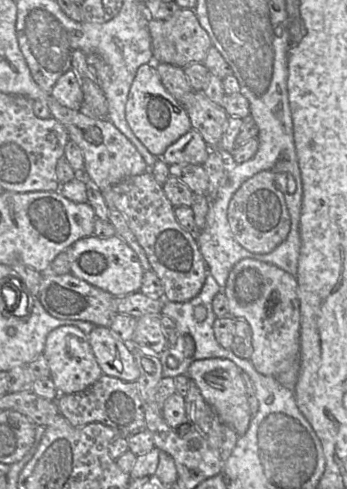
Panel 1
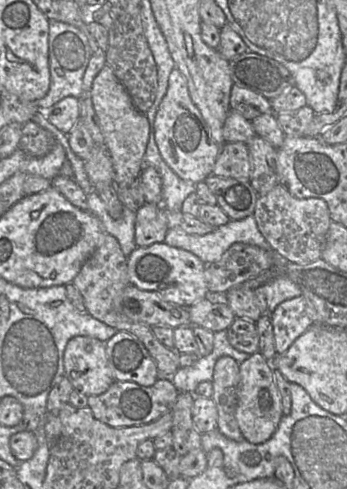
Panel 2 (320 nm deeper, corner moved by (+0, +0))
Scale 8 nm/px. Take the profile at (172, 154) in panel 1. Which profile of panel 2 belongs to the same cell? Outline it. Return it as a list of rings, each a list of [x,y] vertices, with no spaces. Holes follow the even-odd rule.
[[[225,142],[220,147],[213,174],[221,177],[249,180],[251,165],[246,144]]]

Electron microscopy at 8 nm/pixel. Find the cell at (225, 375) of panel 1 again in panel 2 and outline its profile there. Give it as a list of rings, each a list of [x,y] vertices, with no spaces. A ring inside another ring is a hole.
[[[254,353],[239,364],[239,374],[240,383],[235,418],[246,441],[252,444],[262,444],[273,436],[284,416],[273,366],[260,353]]]

